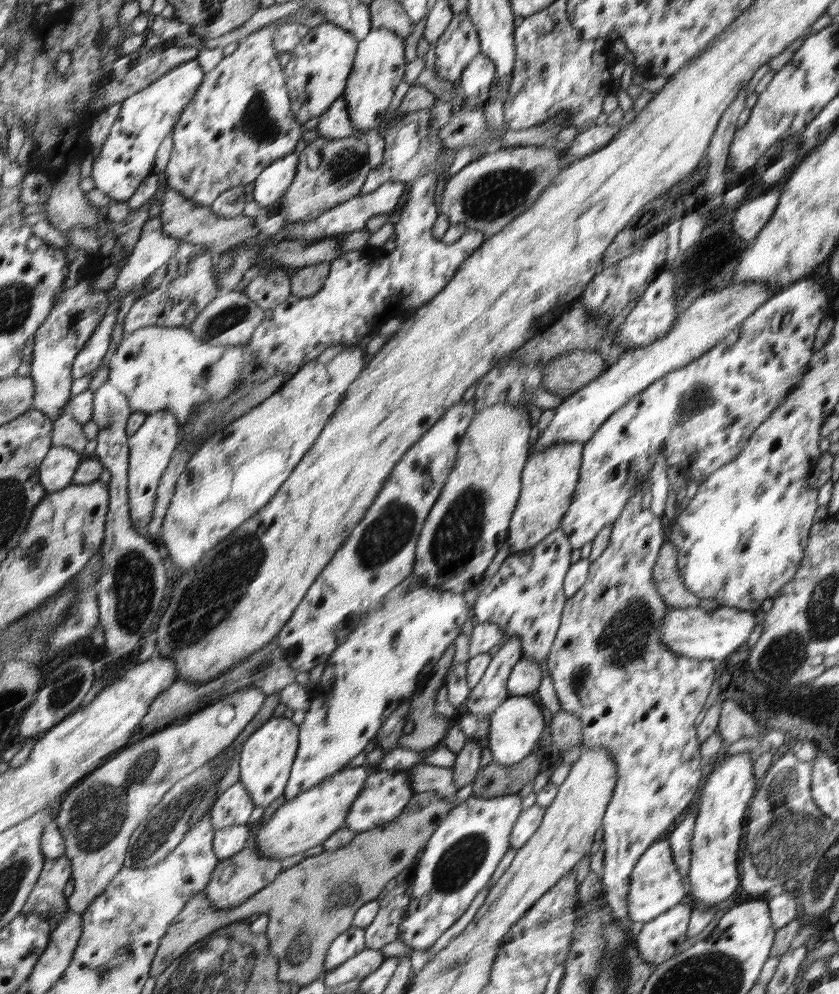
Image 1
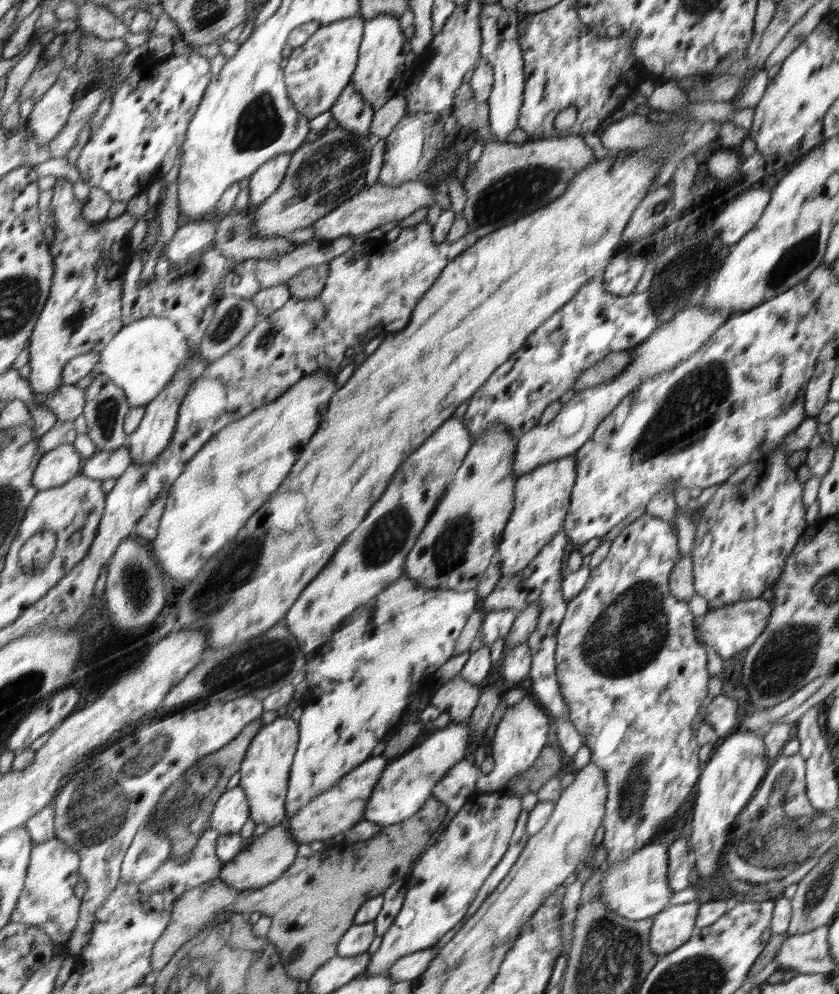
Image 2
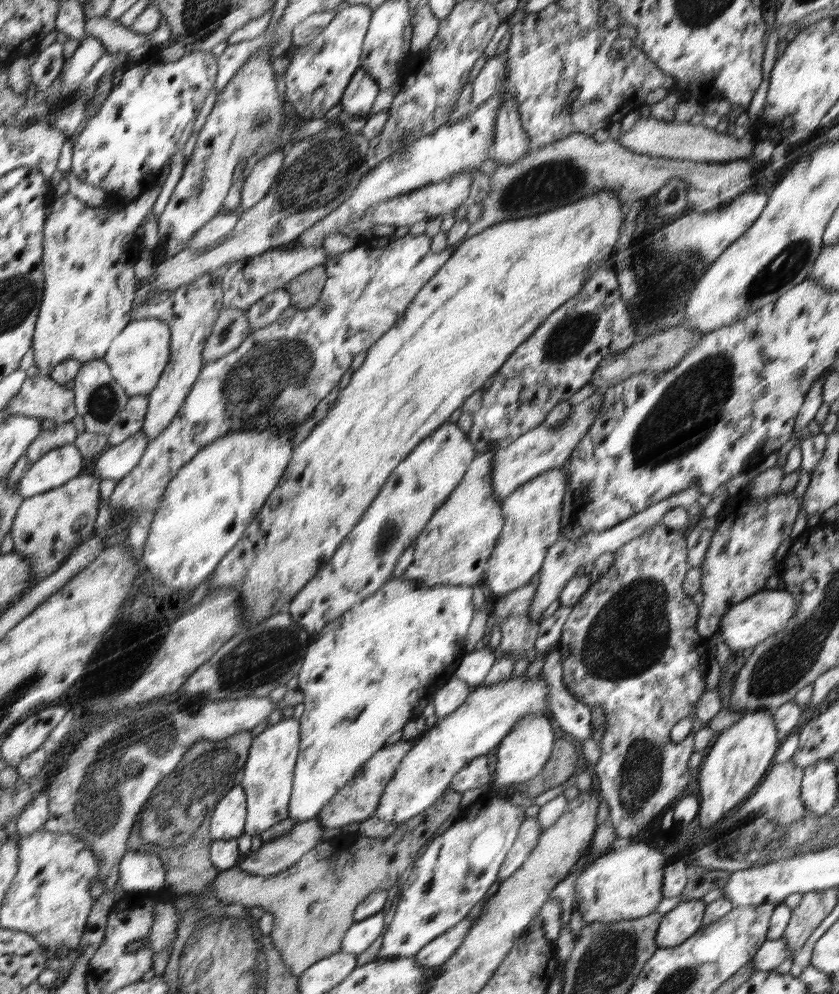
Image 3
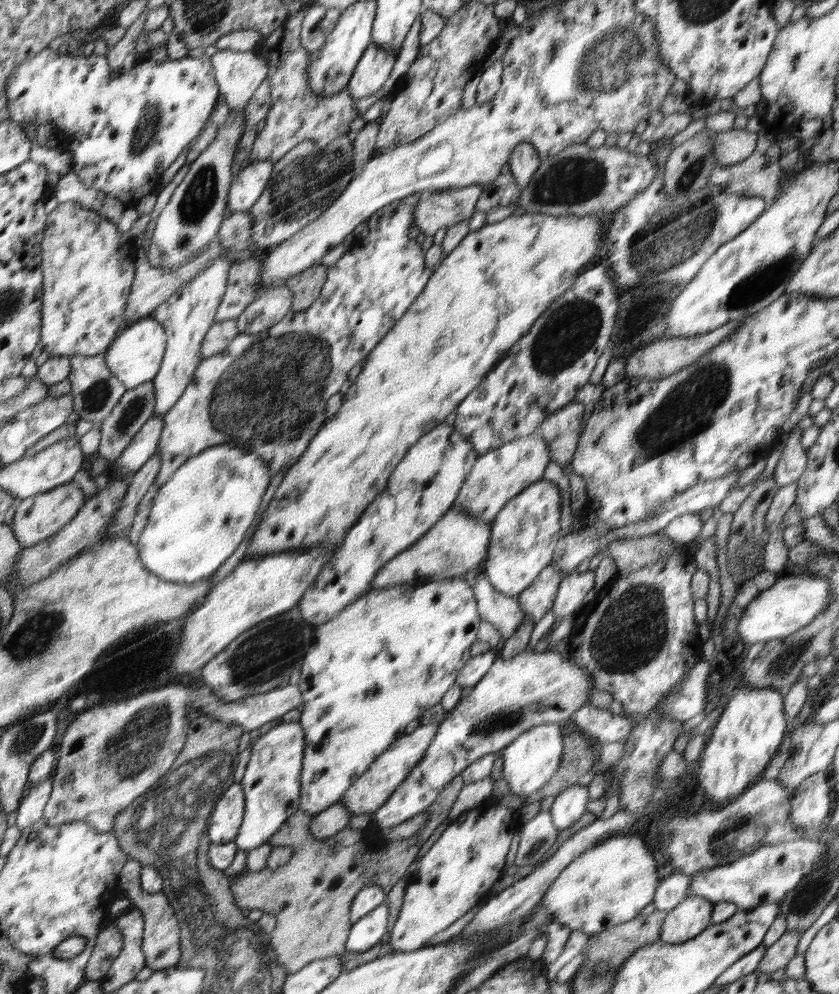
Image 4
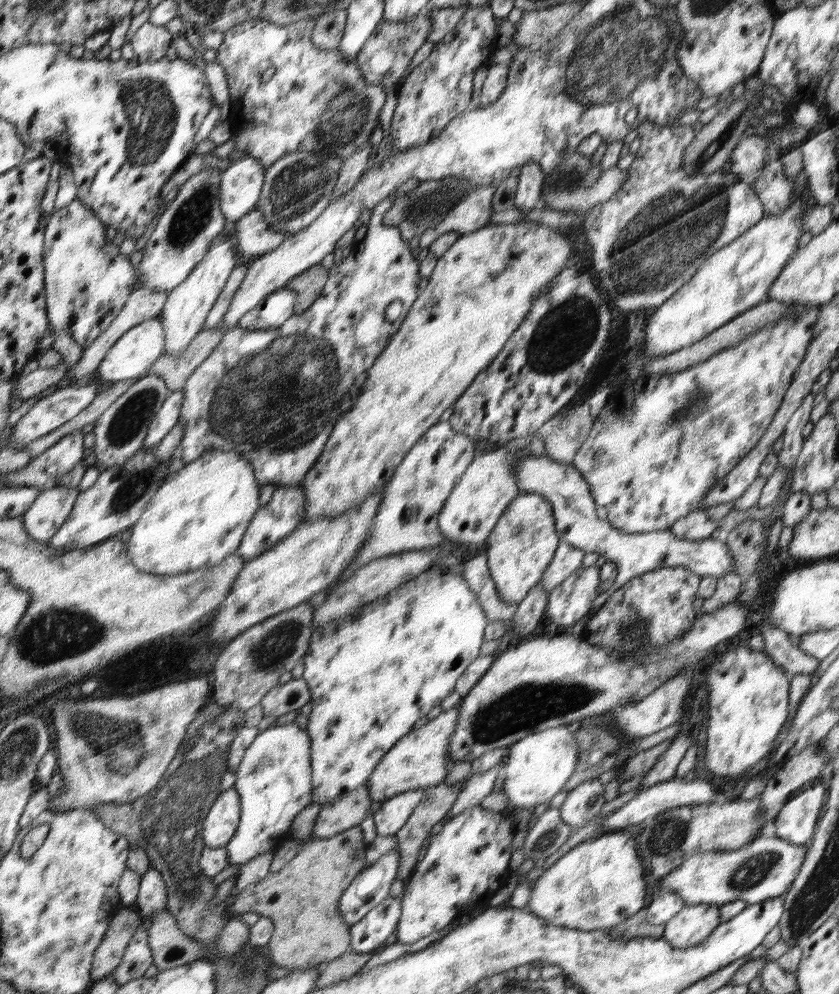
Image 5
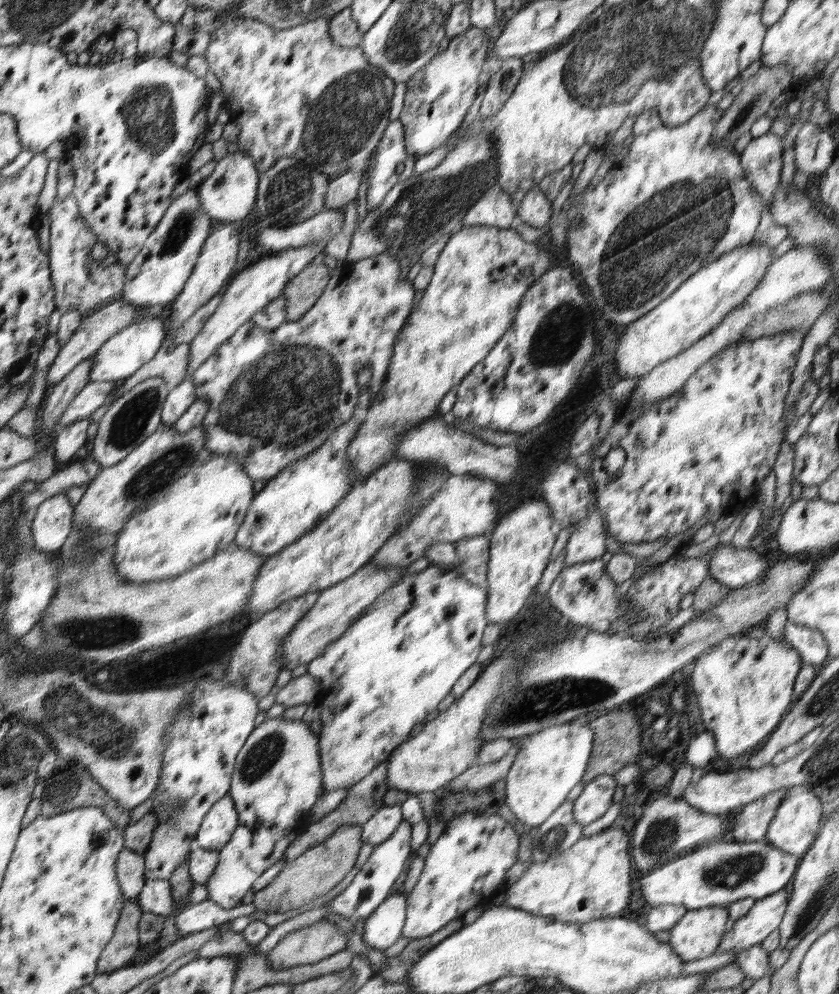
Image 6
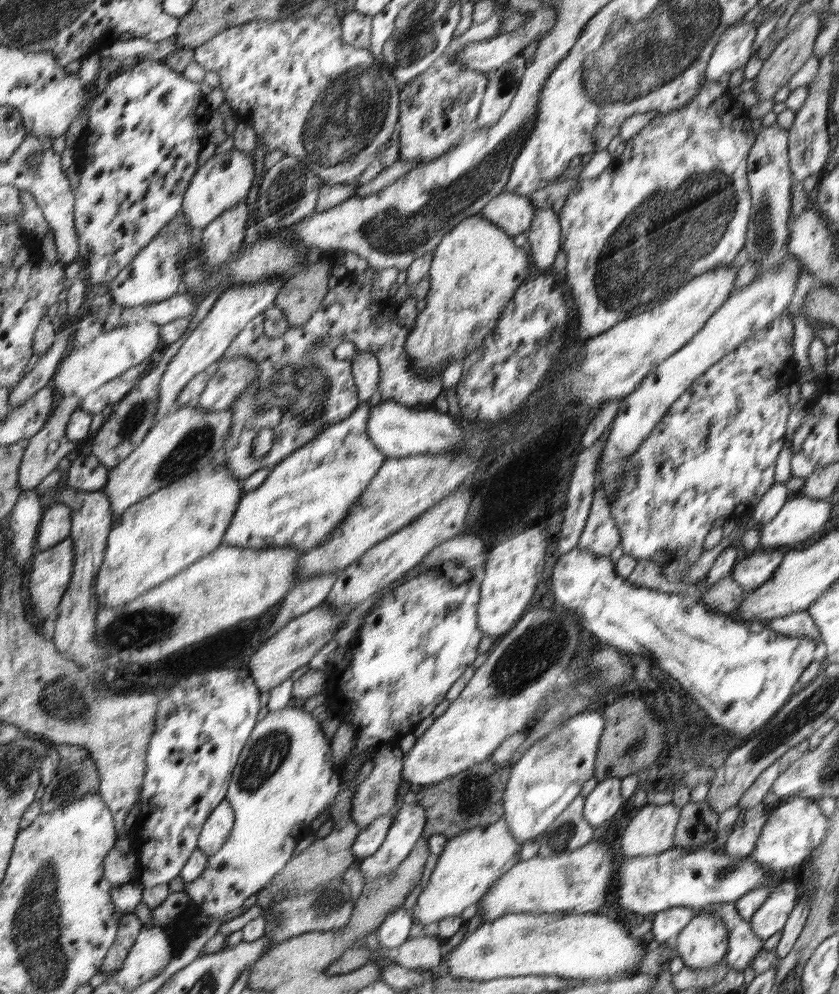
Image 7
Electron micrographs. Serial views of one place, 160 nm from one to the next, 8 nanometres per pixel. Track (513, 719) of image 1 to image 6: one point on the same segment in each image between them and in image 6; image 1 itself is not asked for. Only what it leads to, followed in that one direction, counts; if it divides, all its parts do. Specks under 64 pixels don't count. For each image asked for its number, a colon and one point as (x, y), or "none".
2: (520, 735)
3: (523, 753)
4: (531, 759)
5: (536, 768)
6: (551, 762)

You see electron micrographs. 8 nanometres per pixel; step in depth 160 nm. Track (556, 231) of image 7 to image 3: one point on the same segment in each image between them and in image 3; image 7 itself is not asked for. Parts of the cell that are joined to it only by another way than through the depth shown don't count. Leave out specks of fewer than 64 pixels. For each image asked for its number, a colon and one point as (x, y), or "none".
3: (510, 143)
4: (524, 160)
5: (530, 177)
6: (534, 209)

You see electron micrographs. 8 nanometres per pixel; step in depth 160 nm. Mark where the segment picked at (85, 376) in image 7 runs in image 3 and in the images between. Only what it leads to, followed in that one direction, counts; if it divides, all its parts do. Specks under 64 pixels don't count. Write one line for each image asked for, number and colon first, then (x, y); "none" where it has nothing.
3: (137, 358)
4: (134, 359)
5: (134, 354)
6: (122, 355)

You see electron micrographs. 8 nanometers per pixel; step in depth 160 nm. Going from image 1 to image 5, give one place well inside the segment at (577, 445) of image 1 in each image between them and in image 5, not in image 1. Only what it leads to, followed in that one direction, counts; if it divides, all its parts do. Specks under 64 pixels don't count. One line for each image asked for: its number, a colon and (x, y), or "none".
2: (545, 494)
3: (533, 510)
4: (527, 529)
5: (520, 548)

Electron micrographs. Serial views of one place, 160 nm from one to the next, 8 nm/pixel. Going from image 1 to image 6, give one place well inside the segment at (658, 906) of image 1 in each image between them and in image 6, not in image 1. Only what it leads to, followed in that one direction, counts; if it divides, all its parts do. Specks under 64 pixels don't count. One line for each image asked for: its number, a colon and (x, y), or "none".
2: (637, 889)
3: (626, 884)
4: (609, 884)
5: (597, 885)
6: (591, 880)

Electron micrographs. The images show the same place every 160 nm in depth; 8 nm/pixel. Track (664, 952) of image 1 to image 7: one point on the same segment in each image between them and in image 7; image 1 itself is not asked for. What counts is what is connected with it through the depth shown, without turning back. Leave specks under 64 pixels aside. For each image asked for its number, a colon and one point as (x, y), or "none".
2: (673, 926)
3: (685, 919)
4: (693, 915)
5: (694, 923)
6: (696, 936)
7: (704, 942)

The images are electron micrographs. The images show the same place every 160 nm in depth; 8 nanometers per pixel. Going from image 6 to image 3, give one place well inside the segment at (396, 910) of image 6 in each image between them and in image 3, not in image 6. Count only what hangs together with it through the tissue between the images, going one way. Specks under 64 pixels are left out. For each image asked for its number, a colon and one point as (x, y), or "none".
3: (362, 934)
4: (367, 932)
5: (373, 929)

